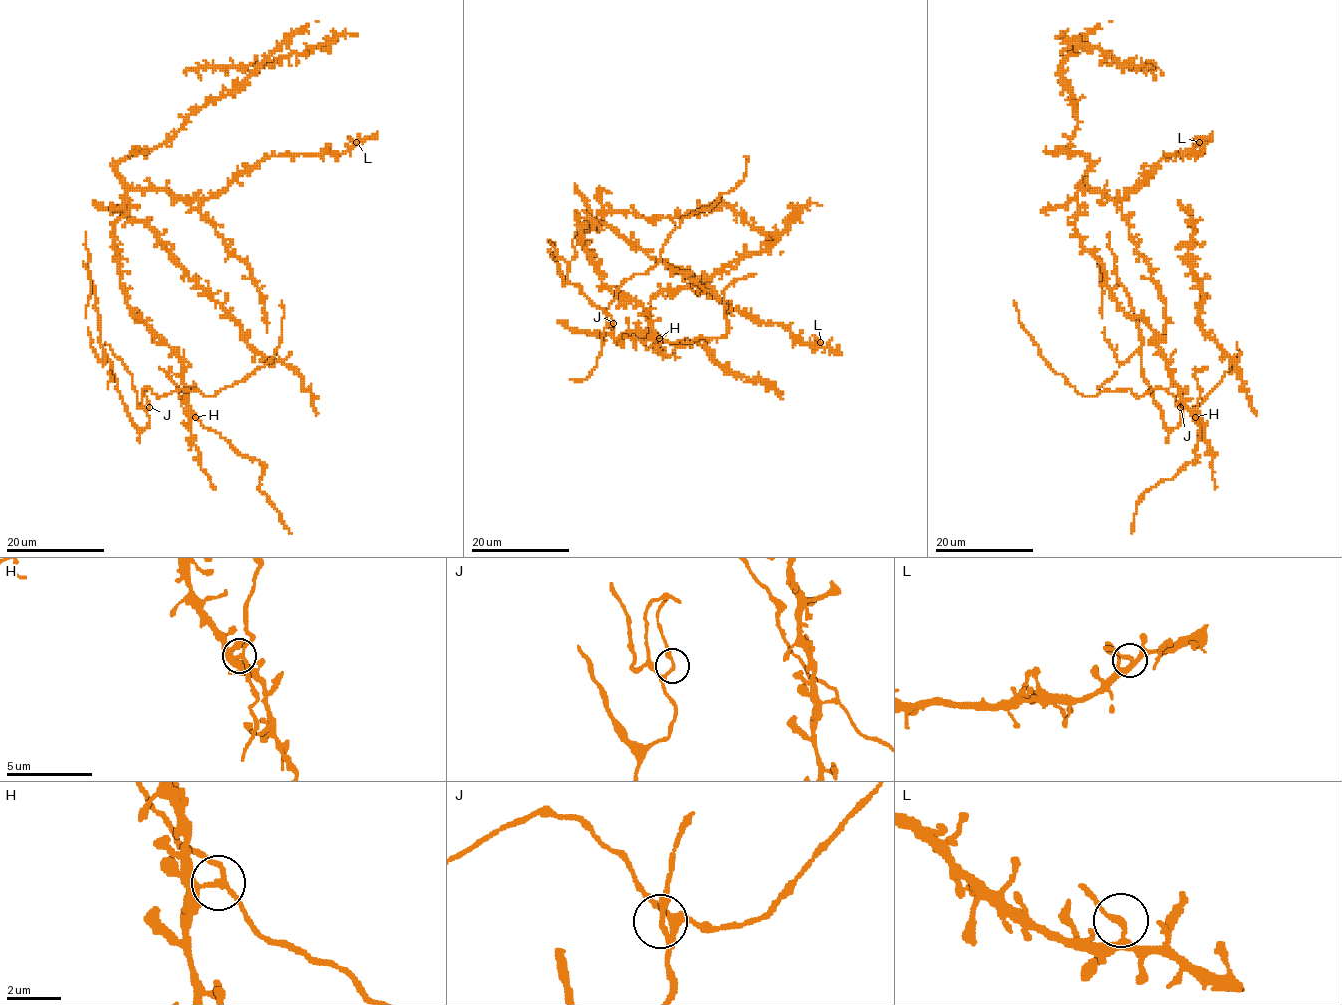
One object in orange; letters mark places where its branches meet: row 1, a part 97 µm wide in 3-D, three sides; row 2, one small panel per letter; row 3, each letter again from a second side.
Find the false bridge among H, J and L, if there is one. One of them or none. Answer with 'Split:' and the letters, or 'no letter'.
Split: H

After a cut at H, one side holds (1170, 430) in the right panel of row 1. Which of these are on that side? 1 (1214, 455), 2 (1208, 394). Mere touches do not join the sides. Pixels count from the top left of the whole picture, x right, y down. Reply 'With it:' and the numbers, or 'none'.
With it: 1, 2

